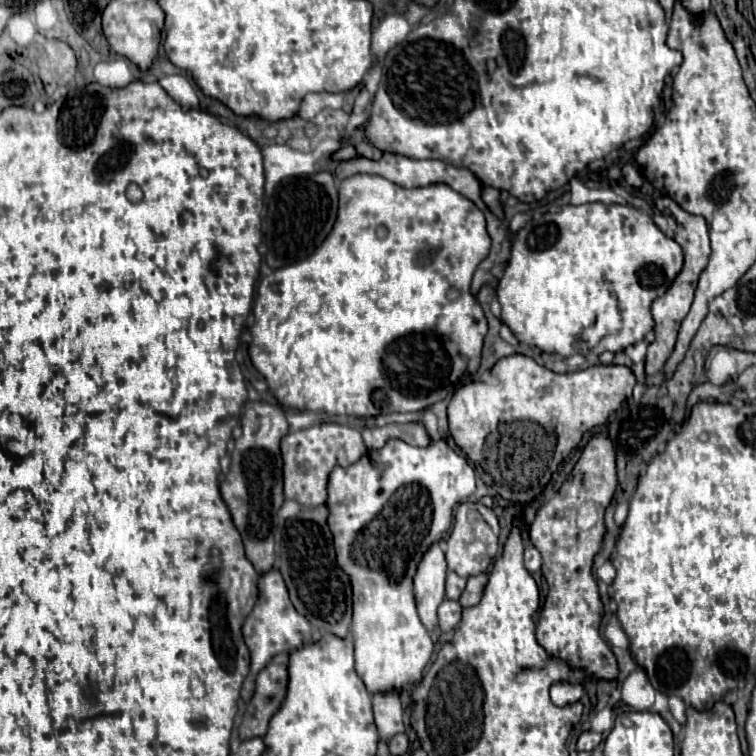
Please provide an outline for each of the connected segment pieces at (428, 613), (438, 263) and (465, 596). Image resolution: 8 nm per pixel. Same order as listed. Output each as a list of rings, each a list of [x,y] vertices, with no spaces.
[[[434,544],[418,564],[418,572],[414,576],[414,598],[418,606],[418,616],[426,630],[436,628],[438,616],[436,610],[446,598],[446,560],[442,544]]]
[[[356,174],[340,182],[340,208],[338,218],[328,234],[326,242],[318,250],[296,264],[274,270],[264,276],[258,284],[258,294],[254,300],[254,324],[250,326],[252,344],[250,358],[256,370],[266,378],[272,394],[284,404],[298,408],[302,412],[328,412],[346,416],[378,416],[390,412],[420,412],[438,400],[452,394],[462,376],[474,374],[480,366],[480,352],[486,334],[486,316],[476,296],[470,292],[470,282],[476,266],[488,256],[490,236],[486,232],[484,214],[458,192],[450,190],[446,184],[434,184],[426,188],[400,188],[382,176]]]
[[[478,574],[478,576],[470,576],[468,578],[468,584],[466,584],[466,590],[462,592],[460,596],[460,606],[462,608],[470,608],[470,606],[476,606],[482,598],[482,592],[484,592],[484,586],[486,586],[486,574]]]

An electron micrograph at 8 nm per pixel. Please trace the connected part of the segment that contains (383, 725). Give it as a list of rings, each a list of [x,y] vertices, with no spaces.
[[[376,694],[374,704],[374,722],[382,742],[388,742],[392,736],[404,732],[402,722],[402,704],[398,694]]]

